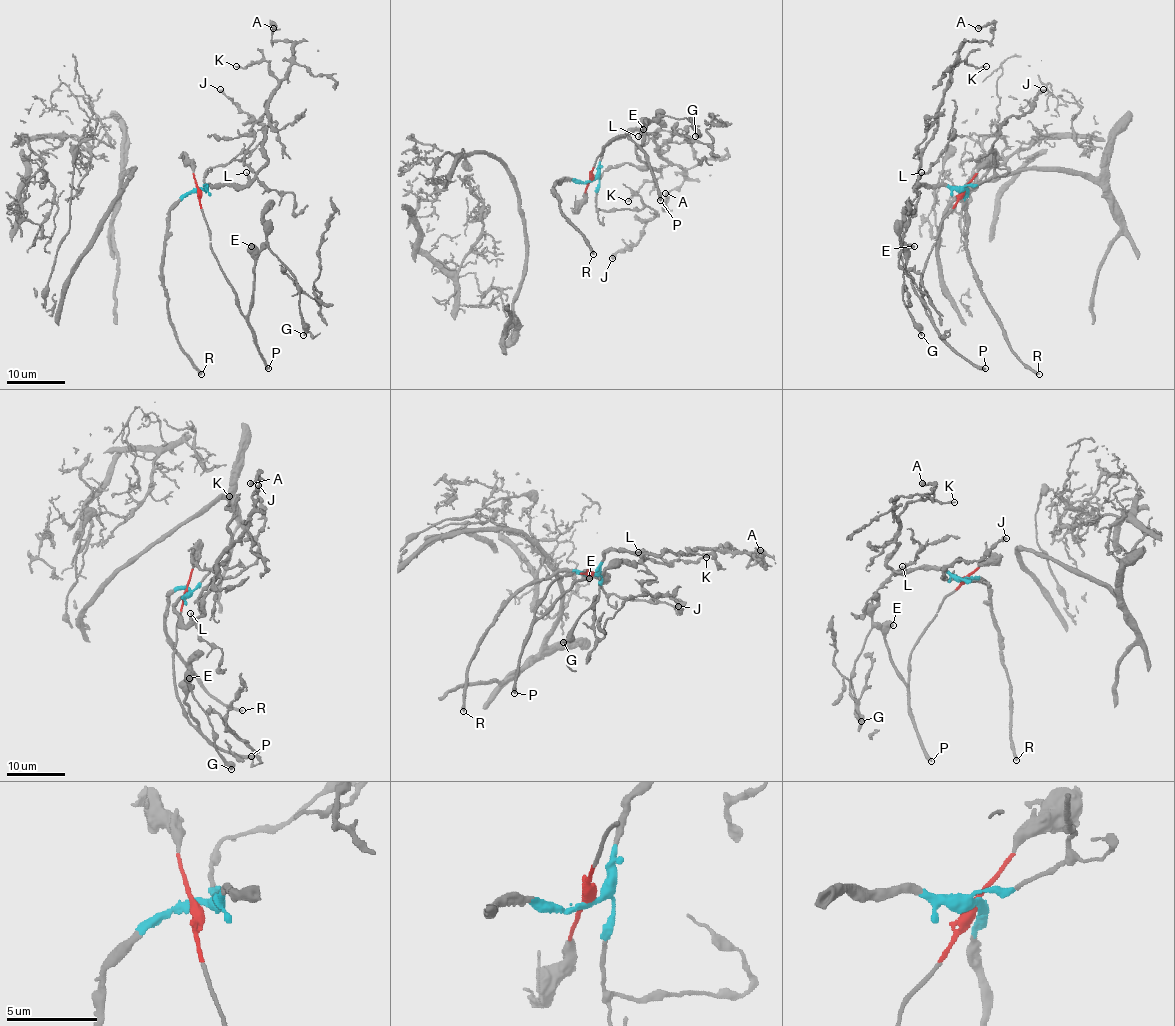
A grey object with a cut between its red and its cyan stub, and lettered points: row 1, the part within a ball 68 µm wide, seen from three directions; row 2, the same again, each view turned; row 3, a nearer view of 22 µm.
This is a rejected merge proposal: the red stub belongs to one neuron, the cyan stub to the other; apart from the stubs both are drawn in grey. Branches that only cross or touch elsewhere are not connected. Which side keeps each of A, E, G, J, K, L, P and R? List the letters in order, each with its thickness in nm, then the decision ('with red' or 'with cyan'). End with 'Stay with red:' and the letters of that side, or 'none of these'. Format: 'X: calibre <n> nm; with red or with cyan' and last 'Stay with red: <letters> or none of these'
A: calibre 380 nm; with cyan
E: calibre 480 nm; with red
G: calibre 260 nm; with red
J: calibre 400 nm; with cyan
K: calibre 200 nm; with cyan
L: calibre 220 nm; with cyan
P: calibre 360 nm; with red
R: calibre 300 nm; with cyan
Stay with red: E, G, P

